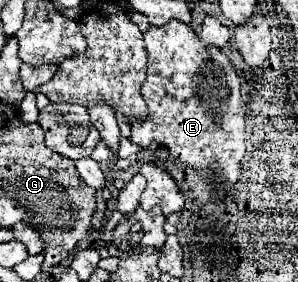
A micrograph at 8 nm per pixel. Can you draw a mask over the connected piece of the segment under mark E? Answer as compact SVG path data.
M171 20L165 26L151 26L143 40L149 54L147 80L143 84L149 116L141 124L131 124L131 142L145 148L151 140L157 140L185 166L209 166L213 174L223 178L225 188L233 186L245 174L241 170L241 152L245 152L245 102L239 98L239 78L233 64L219 48L205 48L197 34L179 20Z

